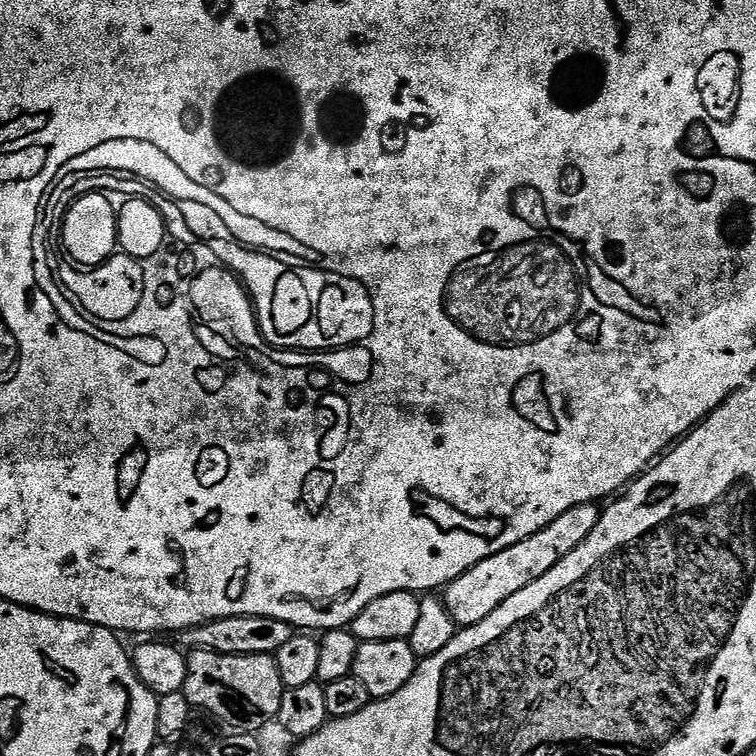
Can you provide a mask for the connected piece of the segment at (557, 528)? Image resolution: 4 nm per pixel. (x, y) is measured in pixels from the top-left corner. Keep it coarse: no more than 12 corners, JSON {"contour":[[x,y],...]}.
{"contour":[[599,503],[466,570],[442,592],[460,628],[554,570],[598,526]]}

